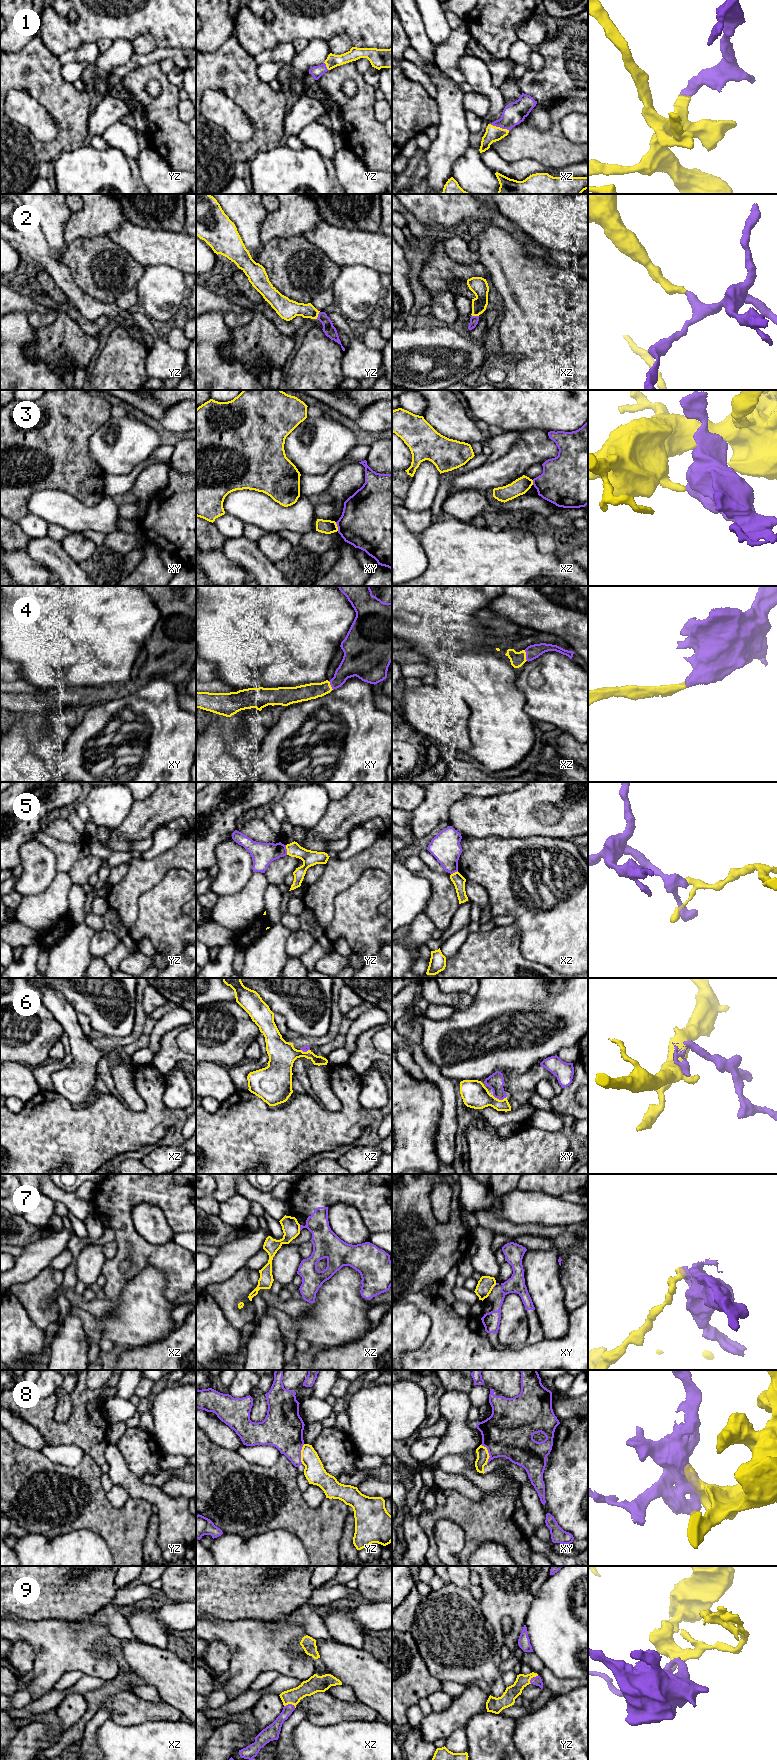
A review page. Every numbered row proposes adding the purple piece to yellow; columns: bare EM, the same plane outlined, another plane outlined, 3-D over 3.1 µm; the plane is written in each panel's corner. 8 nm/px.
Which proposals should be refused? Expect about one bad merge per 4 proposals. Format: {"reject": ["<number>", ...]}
{"reject": ["3", "5", "6", "7", "8"]}

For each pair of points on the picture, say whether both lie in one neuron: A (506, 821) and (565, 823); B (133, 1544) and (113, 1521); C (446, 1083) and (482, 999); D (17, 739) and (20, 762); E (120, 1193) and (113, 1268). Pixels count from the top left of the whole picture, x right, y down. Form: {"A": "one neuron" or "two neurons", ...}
{"A": "one neuron", "B": "one neuron", "C": "two neurons", "D": "one neuron", "E": "one neuron"}

